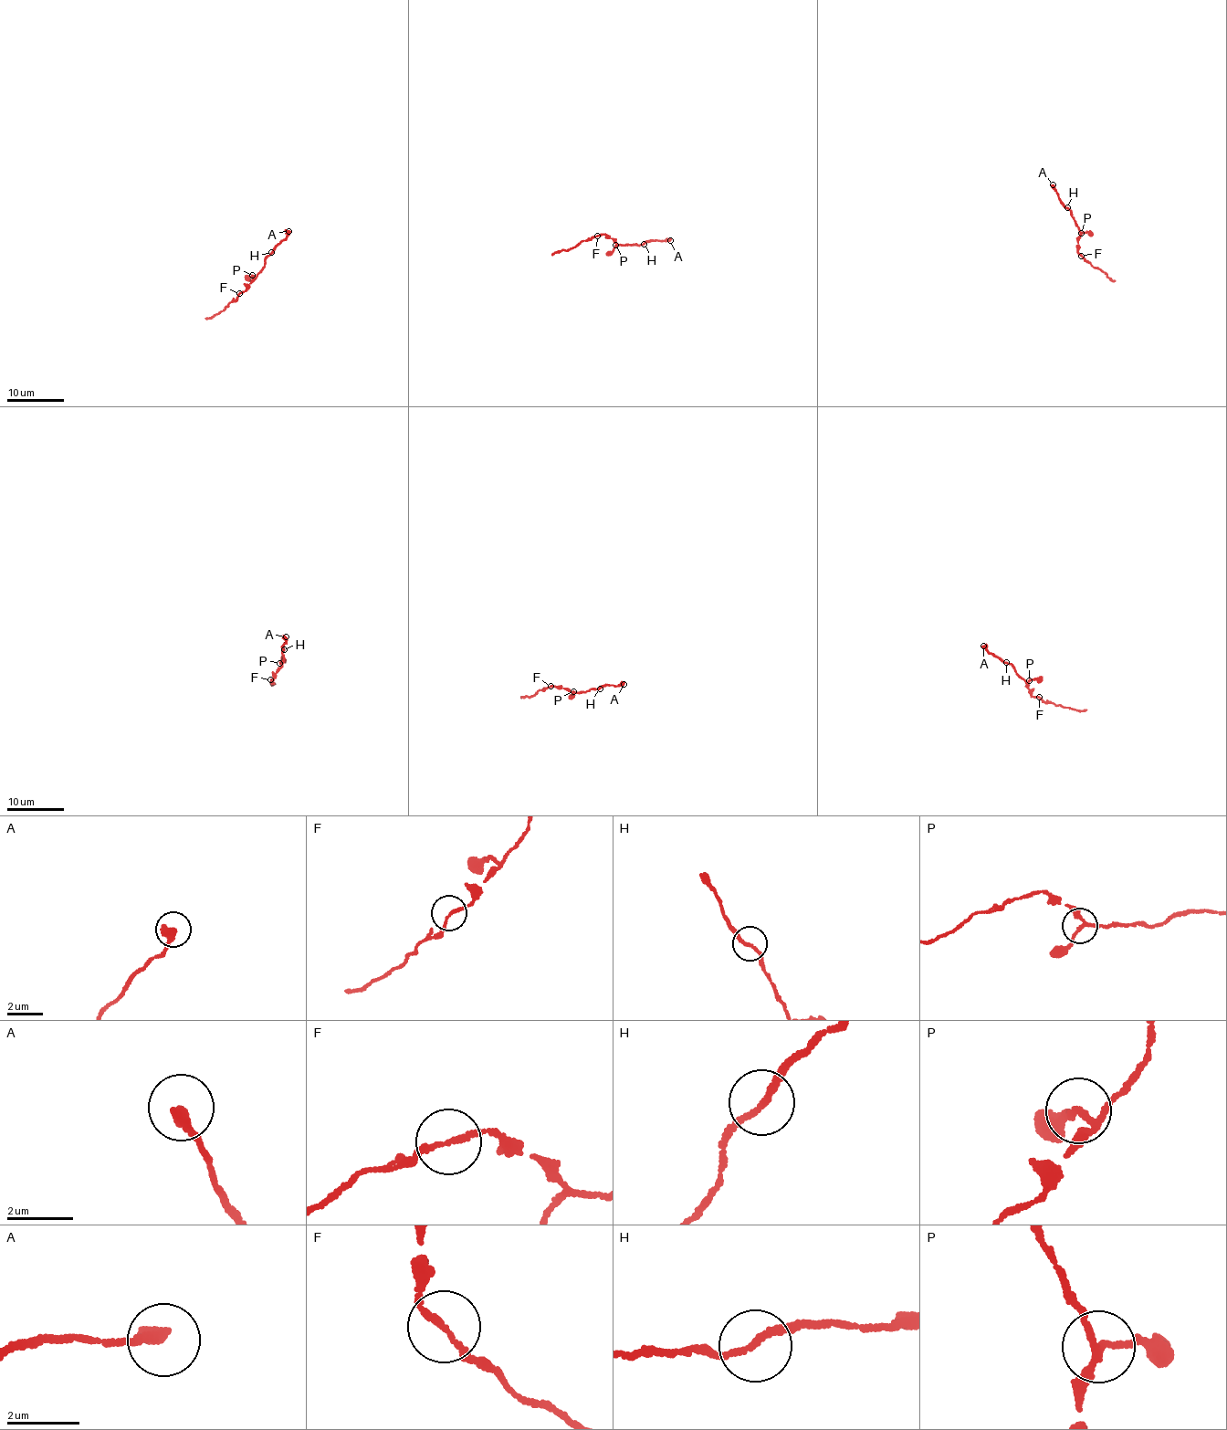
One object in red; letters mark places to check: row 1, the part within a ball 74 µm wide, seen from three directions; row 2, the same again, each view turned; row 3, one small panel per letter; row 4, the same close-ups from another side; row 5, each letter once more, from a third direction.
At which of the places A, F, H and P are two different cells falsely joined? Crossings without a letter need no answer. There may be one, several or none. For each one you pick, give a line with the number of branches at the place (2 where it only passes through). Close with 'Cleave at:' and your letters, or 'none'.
F: 2
Cleave at: F

